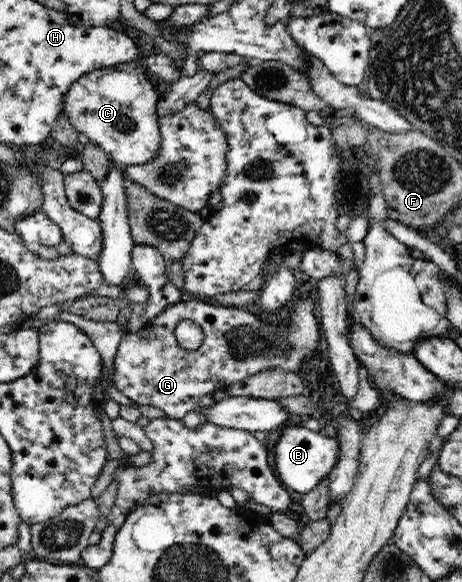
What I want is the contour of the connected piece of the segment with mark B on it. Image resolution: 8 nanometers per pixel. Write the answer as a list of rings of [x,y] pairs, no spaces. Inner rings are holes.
[[[295,424],[274,435],[271,451],[276,474],[279,475],[281,483],[285,489],[299,497],[314,493],[318,484],[332,472],[332,468],[339,461],[340,442],[337,442],[336,437],[322,436],[301,424]]]

